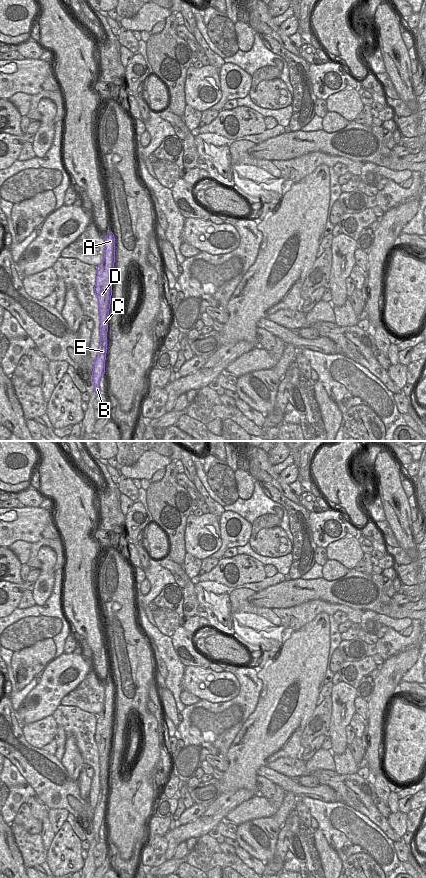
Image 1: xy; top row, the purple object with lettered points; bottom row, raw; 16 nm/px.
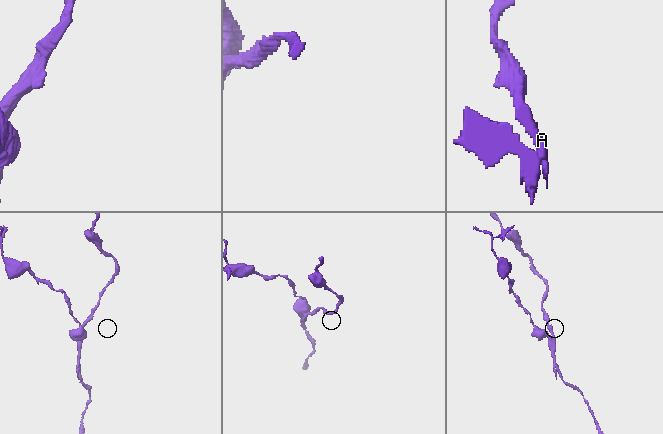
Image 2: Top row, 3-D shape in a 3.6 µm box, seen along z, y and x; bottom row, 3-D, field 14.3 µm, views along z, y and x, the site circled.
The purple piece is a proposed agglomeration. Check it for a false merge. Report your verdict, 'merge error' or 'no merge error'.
merge error

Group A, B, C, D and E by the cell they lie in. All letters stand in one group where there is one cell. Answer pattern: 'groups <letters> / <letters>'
groups A C D / B E

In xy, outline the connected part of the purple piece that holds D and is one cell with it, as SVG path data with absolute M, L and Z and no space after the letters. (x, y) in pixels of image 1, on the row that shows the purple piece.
M112 232L105 236L104 258L97 267L95 294L99 304L100 341L107 343L108 315L111 304L113 271L115 263L115 237Z

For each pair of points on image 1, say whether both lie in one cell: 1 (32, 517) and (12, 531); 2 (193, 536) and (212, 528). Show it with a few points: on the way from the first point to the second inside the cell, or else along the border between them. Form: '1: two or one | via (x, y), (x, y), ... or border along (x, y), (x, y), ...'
1: one | via (27, 522), (17, 526)
2: one | via (198, 533), (207, 529)

